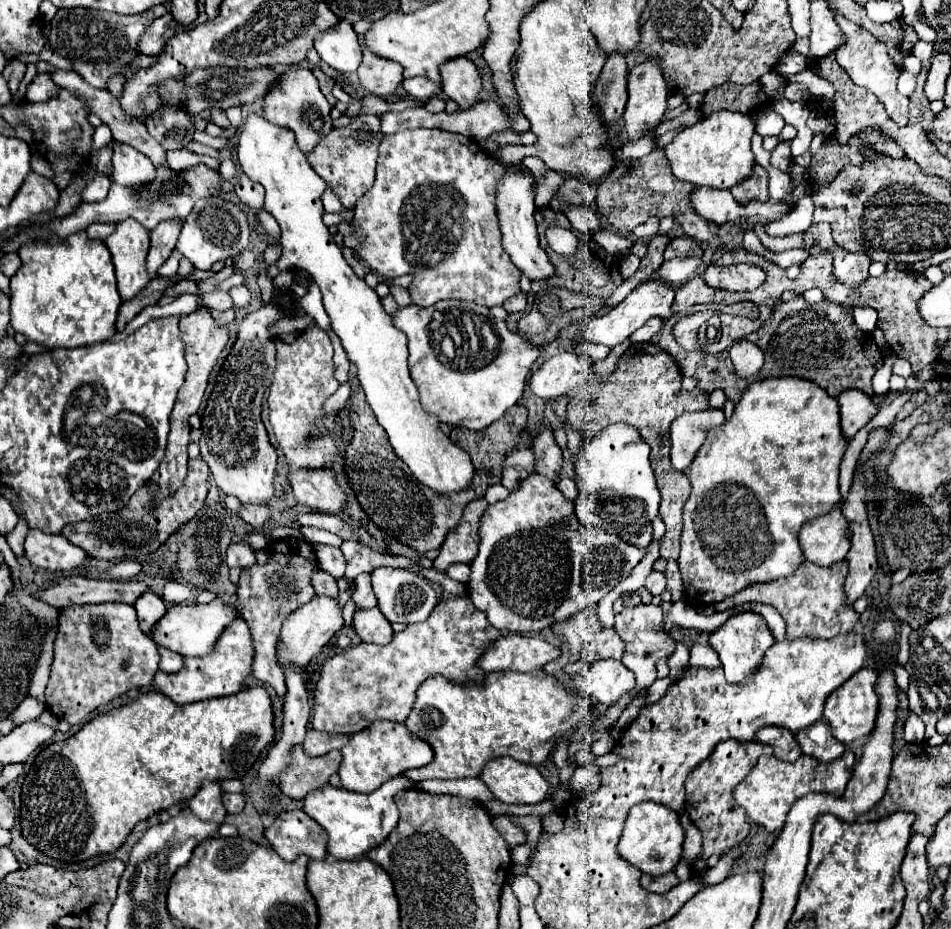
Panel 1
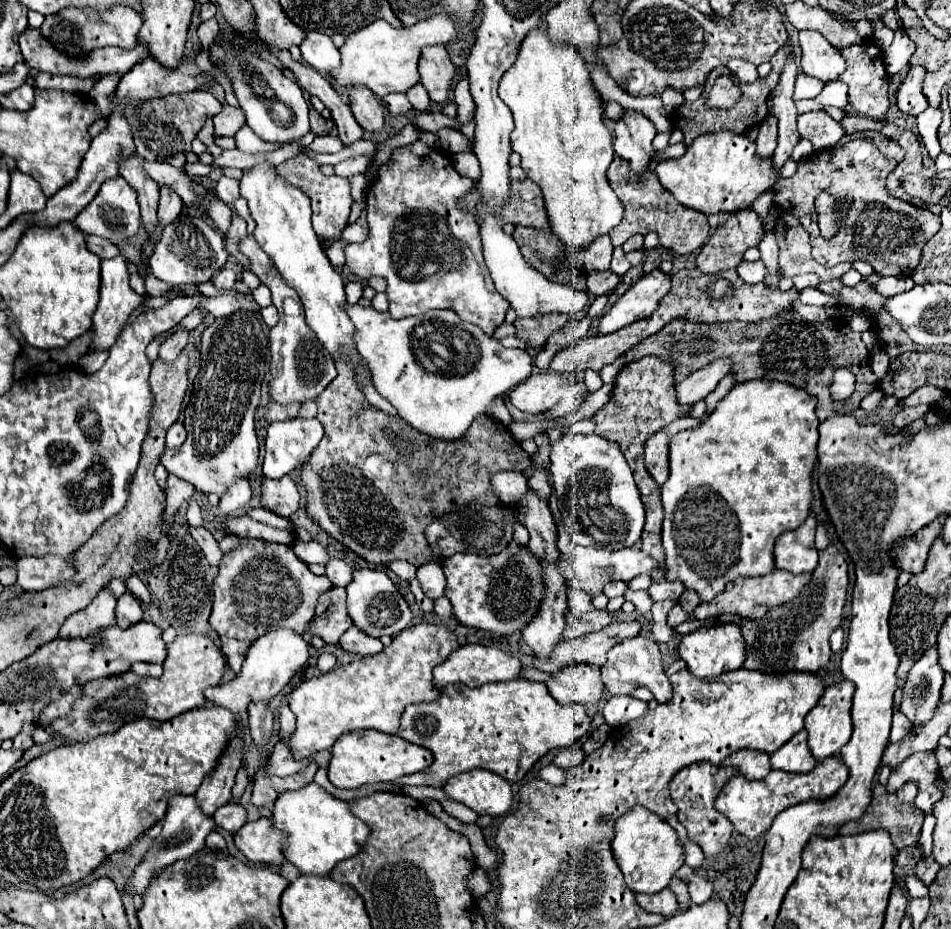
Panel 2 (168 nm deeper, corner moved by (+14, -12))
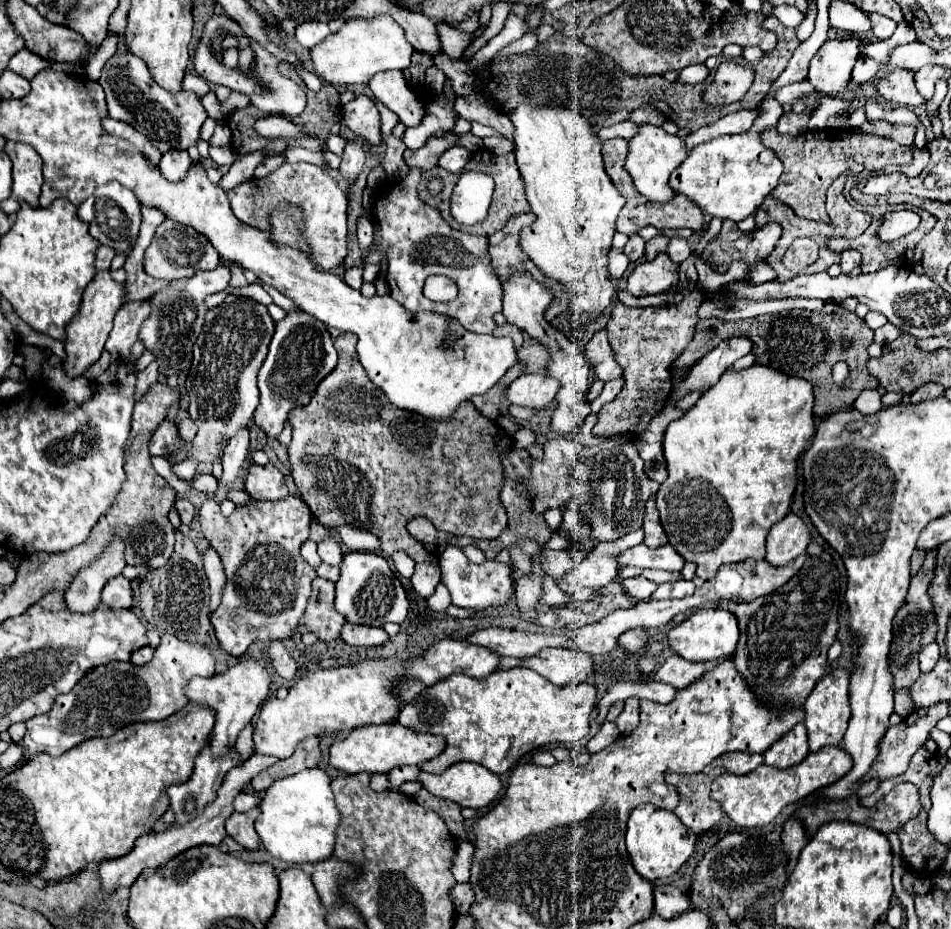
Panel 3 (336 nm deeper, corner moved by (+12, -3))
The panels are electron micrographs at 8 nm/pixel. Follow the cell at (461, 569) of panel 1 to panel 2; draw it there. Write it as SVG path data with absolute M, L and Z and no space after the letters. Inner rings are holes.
M426 562L418 568L418 582L422 586L422 592L436 600L440 596L444 596L444 588L446 588L446 578L444 578L444 572L442 572L442 566L438 562Z

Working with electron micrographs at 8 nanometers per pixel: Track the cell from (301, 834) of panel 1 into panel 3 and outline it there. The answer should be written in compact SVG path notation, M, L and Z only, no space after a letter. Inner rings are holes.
M252 809L248 813L232 813L232 817L226 821L226 833L240 843L244 849L260 849L262 841L254 829L254 821L258 819L260 809Z

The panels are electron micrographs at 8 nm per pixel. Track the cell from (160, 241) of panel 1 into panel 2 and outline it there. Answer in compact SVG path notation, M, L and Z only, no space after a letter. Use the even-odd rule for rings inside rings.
M162 186L160 188L160 206L158 206L158 222L160 222L160 232L164 230L164 226L168 226L174 218L178 218L180 210L182 210L182 200L178 198L178 194L174 190L170 190L170 186Z

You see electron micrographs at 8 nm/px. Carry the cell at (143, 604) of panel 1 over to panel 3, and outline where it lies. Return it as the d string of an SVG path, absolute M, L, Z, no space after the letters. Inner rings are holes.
M116 577L108 581L102 593L102 603L110 609L130 609L134 605L134 593L130 581L124 577Z

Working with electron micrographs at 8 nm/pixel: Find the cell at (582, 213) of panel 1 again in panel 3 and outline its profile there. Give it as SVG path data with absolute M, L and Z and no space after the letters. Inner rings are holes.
M610 249L608 251L608 259L610 259L610 275L616 277L616 279L620 279L624 275L624 271L628 269L628 265L630 265L628 257L622 251Z

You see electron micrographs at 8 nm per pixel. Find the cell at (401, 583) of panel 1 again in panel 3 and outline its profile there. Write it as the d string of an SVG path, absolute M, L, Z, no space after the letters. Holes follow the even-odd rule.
M352 551L346 553L340 563L340 579L336 581L336 609L350 621L358 625L382 627L384 623L402 623L408 615L408 597L394 577L388 561L374 553Z

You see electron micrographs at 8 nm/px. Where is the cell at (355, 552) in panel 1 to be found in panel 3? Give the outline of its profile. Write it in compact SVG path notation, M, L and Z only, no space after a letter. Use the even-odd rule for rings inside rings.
M322 563L318 569L316 569L318 577L324 577L324 579L330 579L330 581L338 581L340 577L340 567L332 567L328 563Z

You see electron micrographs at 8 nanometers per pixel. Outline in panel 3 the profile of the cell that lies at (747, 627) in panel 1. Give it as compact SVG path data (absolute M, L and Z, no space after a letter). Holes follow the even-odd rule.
M702 609L668 631L670 647L686 661L718 661L722 657L732 657L738 645L738 637L736 617L730 611L720 609Z

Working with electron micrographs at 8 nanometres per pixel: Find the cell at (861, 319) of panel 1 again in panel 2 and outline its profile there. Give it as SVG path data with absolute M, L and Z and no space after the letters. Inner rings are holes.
M854 314L850 318L850 328L854 332L866 332L866 330L870 330L870 326L872 326L872 322L870 322L870 318L866 318L866 314Z

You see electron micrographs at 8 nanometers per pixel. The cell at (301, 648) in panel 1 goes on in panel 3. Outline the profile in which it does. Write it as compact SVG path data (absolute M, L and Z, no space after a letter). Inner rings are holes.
M242 659L238 665L230 667L226 673L222 675L214 675L214 677L194 677L188 683L188 699L196 701L196 703L204 703L208 707L212 707L216 711L216 725L214 725L214 739L210 741L210 749L212 755L216 759L228 757L236 745L238 733L252 721L252 717L256 715L256 711L260 709L260 705L264 703L264 699L268 697L272 685L272 677L270 677L270 661L262 659Z

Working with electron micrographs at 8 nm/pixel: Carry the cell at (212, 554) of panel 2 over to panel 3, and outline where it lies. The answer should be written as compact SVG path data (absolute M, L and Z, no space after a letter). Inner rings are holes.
M176 499L174 507L178 509L182 523L184 523L184 525L190 525L190 521L194 519L194 505L192 505L188 499Z

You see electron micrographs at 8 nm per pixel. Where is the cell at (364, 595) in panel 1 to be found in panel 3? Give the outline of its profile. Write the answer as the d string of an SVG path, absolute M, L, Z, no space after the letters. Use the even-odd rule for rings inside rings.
M316 579L312 583L312 595L308 601L308 609L304 617L298 623L300 633L316 633L322 641L334 641L340 637L340 629L346 623L346 617L342 617L334 607L336 587L334 581L328 579Z

